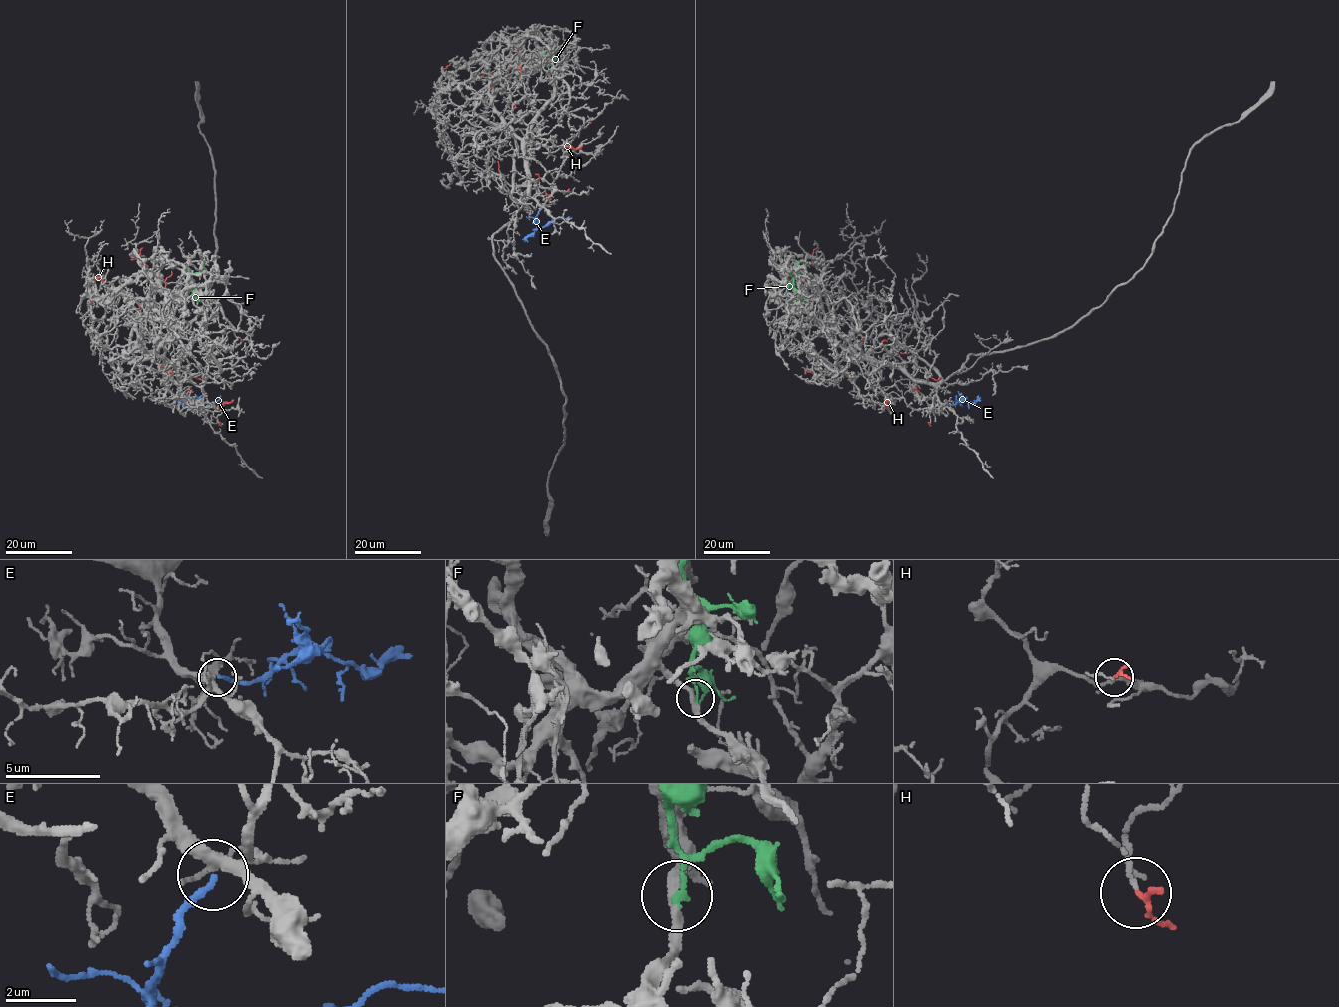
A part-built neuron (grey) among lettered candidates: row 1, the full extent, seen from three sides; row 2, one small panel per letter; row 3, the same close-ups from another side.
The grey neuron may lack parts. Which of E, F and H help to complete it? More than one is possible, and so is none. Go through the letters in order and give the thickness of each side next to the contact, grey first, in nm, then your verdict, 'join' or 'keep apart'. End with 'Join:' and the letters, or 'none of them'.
E: 360/180 nm | join
F: 280/160 nm | keep apart
H: 80/160 nm | keep apart
Join: E

